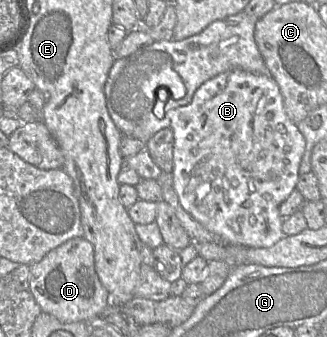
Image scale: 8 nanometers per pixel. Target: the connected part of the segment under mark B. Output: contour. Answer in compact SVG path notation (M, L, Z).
M241 69L221 73L205 81L195 91L189 104L170 110L169 117L171 120L170 128L172 128L174 133L173 187L183 209L208 231L216 234L223 244L268 248L282 239L285 236L282 230L284 218L280 215L279 206L296 189L299 168L306 148L306 140L298 129L297 124L286 114L283 96L274 78L271 75L256 74Z

